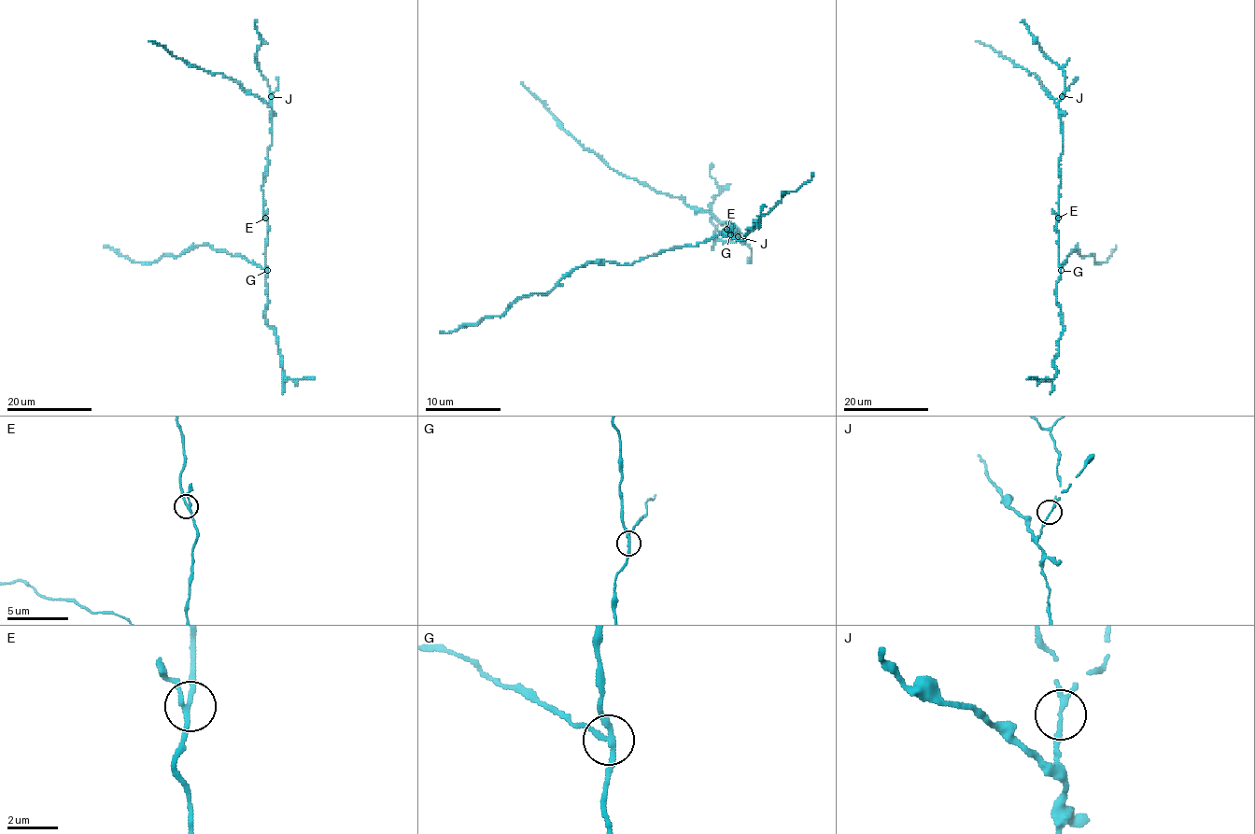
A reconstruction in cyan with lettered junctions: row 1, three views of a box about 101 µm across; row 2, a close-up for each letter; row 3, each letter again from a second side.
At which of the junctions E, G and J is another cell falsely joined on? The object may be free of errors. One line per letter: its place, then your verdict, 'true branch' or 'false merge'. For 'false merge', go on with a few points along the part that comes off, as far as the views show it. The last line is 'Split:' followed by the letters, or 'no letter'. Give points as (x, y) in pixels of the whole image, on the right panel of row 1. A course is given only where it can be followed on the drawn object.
E: at (1058, 218); true branch
G: at (1061, 270); false merge; foreign part runs (1061, 270), (1078, 245), (1076, 248), (1081, 255), (1092, 254), (1097, 263), (1106, 262), (1115, 247)
J: at (1062, 96); true branch
Split: G

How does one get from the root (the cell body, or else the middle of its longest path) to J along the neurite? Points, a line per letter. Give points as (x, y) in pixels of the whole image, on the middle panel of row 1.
J: (725, 229), (721, 231), (730, 231), (734, 238), (738, 238), (738, 229), (738, 236)

